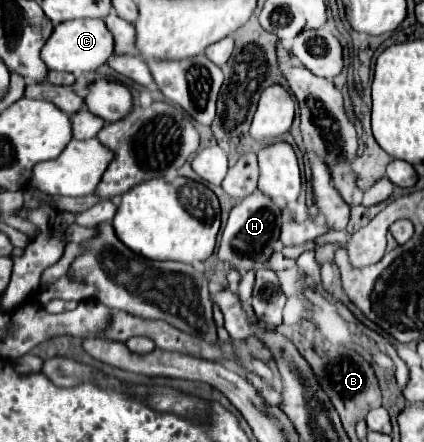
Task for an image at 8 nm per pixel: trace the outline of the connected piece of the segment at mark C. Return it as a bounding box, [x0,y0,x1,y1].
[42,18,114,72]

